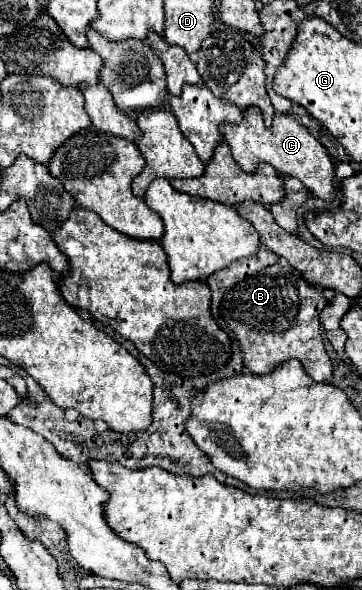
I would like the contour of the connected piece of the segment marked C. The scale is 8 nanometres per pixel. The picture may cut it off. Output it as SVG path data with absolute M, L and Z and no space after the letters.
M253 106L245 110L243 120L237 126L225 124L221 132L229 144L233 158L245 172L251 174L259 168L259 164L271 164L279 174L299 178L317 198L327 202L335 200L335 168L327 148L295 118L279 114L273 118L273 126L267 128L263 124L261 112Z

